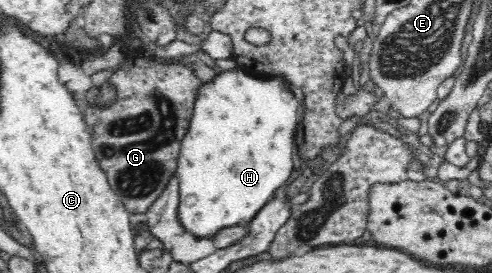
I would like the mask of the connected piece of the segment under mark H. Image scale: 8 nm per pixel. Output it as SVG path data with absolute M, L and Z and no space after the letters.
M237 64L232 69L219 71L214 77L207 82L201 82L200 88L197 90L196 100L194 101L189 125L185 135L180 139L181 145L177 158L177 167L173 171L178 177L180 188L180 203L179 203L179 218L187 231L195 236L202 238L210 237L223 226L232 226L239 223L241 220L249 221L257 210L269 201L269 197L275 193L275 189L283 185L293 171L293 141L299 135L300 123L295 120L298 102L295 98L295 93L291 90L289 80L275 72L272 74L263 74L261 76L253 76L247 70L241 68Z

